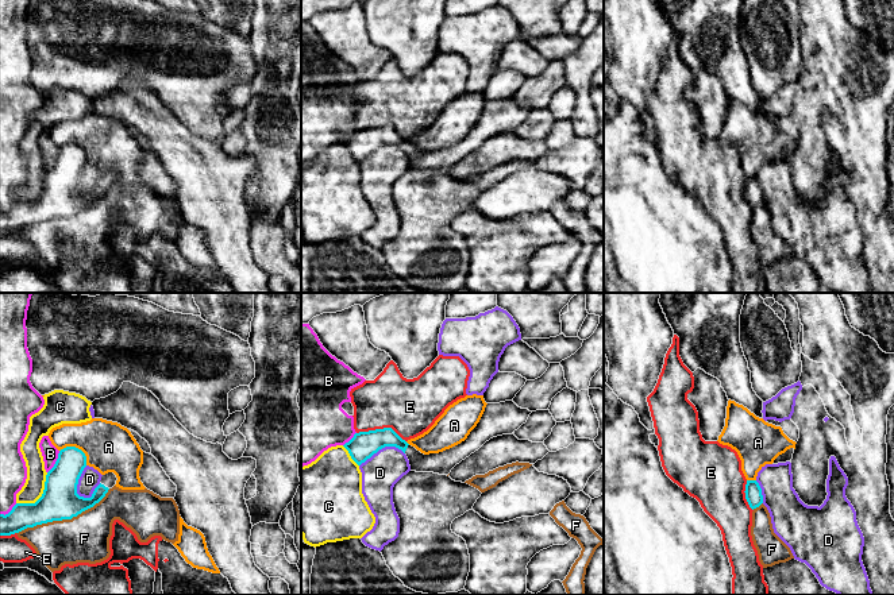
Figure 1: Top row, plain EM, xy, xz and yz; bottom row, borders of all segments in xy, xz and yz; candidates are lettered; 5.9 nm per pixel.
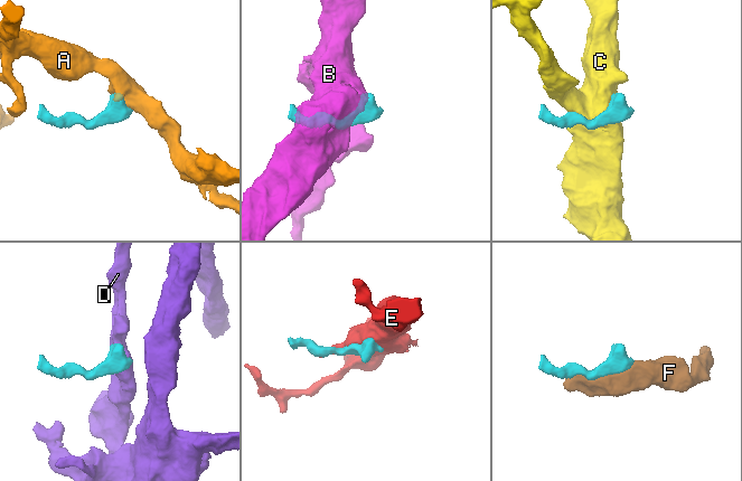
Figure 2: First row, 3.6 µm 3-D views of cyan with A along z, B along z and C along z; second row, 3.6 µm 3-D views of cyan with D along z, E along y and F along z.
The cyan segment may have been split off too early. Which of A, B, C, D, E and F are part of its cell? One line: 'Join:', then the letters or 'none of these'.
Join: none of these

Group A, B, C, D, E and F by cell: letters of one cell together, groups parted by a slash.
A / B / C / D / E / F

